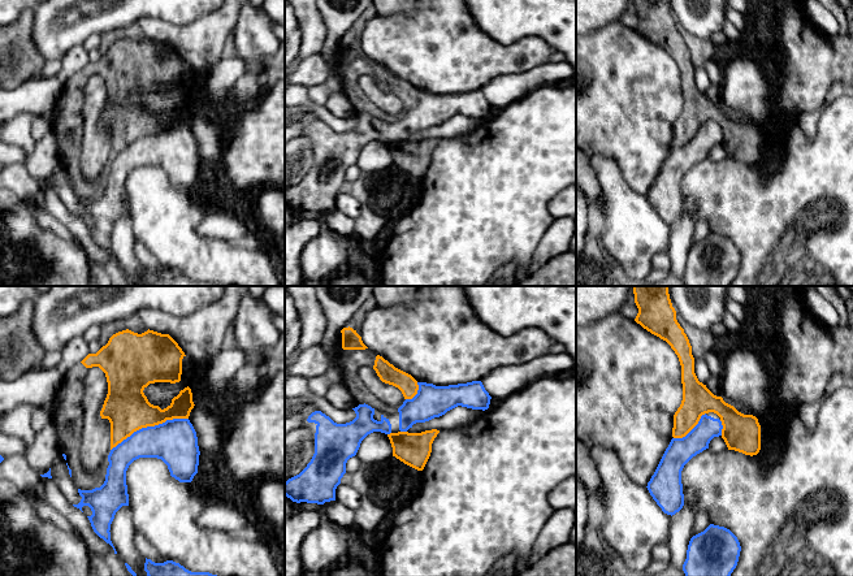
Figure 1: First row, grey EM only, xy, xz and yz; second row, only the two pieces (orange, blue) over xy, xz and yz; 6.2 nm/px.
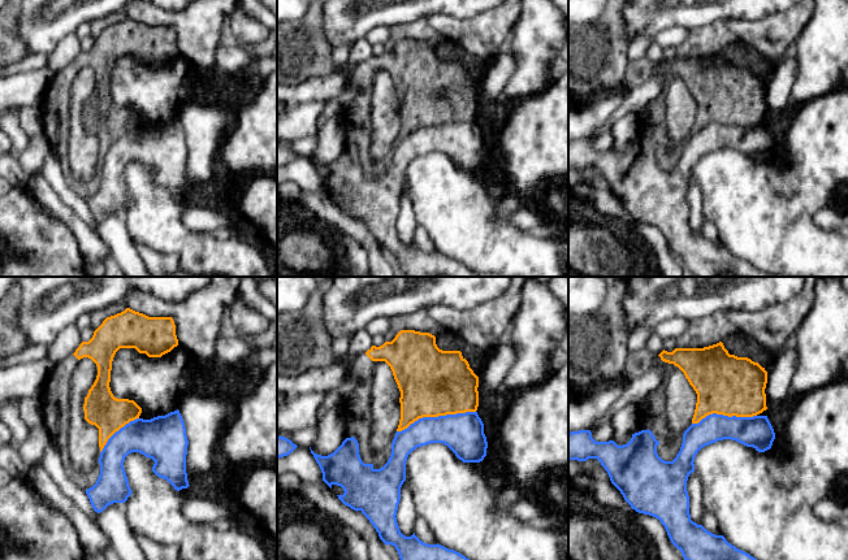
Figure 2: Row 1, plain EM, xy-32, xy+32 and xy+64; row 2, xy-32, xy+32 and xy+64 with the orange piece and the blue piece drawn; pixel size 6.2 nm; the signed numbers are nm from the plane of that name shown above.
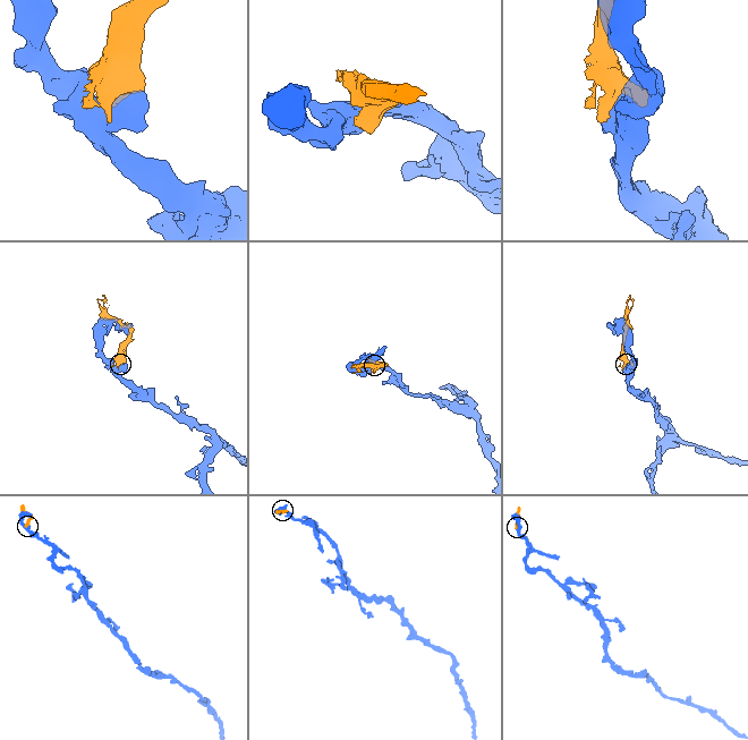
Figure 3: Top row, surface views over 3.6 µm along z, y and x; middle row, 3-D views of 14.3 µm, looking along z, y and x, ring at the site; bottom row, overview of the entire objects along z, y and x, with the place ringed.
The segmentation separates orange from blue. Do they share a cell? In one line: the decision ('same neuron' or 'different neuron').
different neuron

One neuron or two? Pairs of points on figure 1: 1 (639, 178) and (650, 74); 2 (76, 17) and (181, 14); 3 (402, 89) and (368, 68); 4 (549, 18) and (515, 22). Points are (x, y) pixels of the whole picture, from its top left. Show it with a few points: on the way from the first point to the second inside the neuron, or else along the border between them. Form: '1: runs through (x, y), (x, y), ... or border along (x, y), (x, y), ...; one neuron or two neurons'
1: runs through (639, 152), (639, 100); one neuron
2: runs through (102, 13), (155, 13); one neuron
3: runs through (394, 85), (389, 83), (376, 70); one neuron
4: runs through (541, 18), (523, 20); one neuron

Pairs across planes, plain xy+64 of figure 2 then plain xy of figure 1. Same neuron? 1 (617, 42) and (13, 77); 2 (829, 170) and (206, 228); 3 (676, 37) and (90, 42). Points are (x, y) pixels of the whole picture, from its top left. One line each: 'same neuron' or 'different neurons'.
1: same neuron
2: different neurons
3: same neuron

